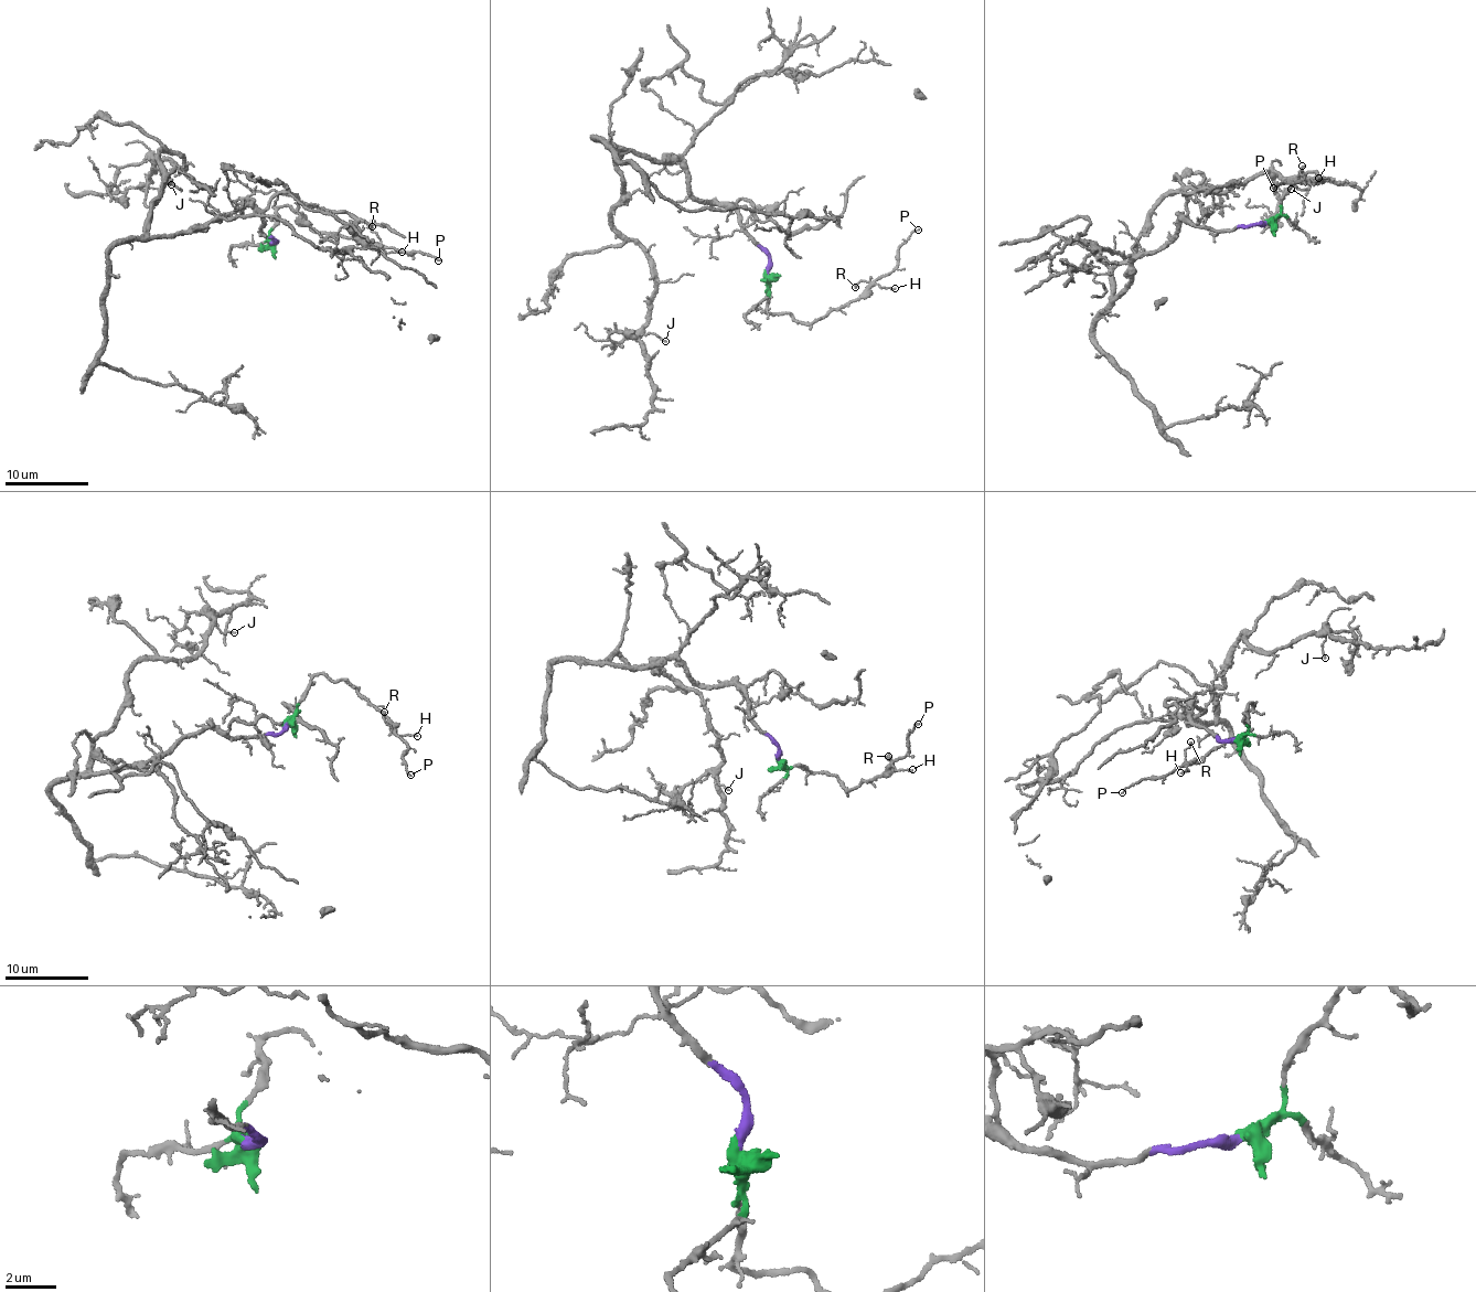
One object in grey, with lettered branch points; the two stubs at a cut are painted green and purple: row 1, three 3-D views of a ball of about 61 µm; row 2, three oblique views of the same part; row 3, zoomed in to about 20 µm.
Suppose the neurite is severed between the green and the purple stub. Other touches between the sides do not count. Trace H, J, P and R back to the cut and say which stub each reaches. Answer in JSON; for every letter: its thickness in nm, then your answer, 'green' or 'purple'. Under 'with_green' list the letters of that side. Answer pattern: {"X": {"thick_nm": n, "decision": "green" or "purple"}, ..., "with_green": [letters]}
{"H": {"thick_nm": 90, "decision": "green"}, "J": {"thick_nm": 100, "decision": "purple"}, "P": {"thick_nm": 130, "decision": "green"}, "R": {"thick_nm": 120, "decision": "green"}, "with_green": ["H", "P", "R"]}

